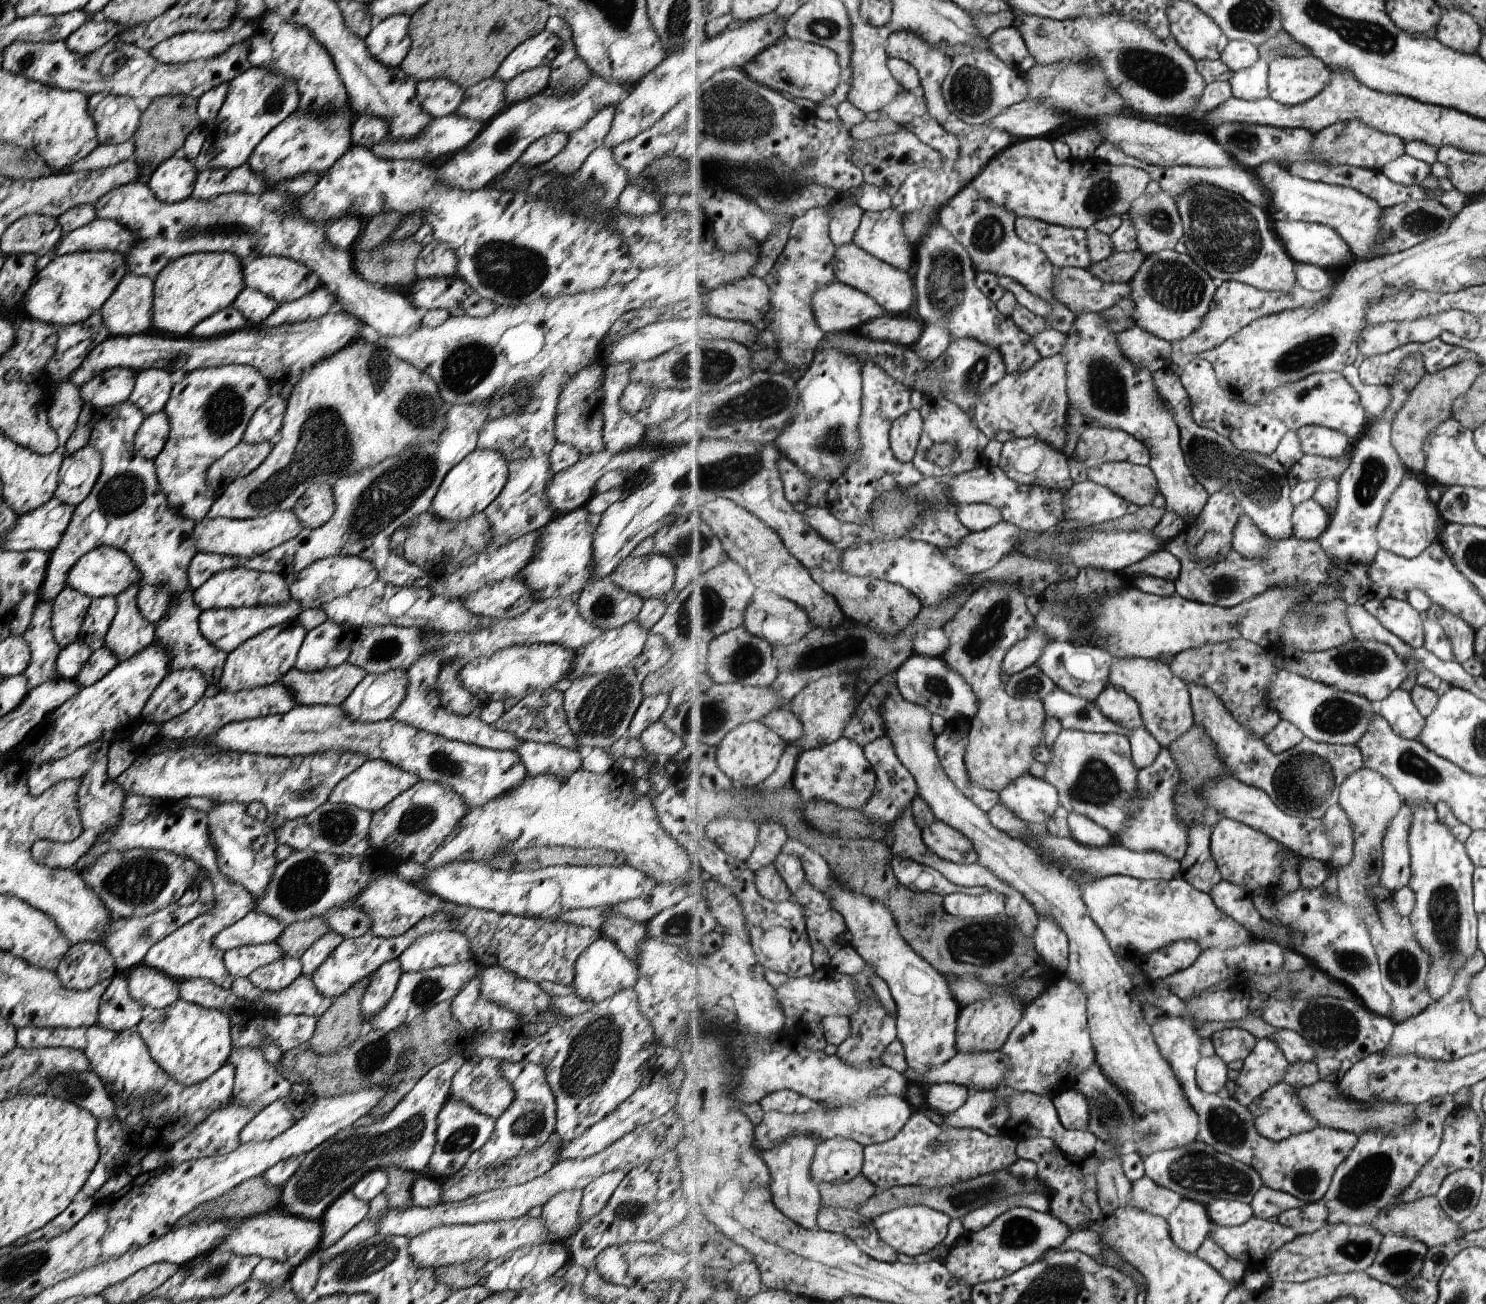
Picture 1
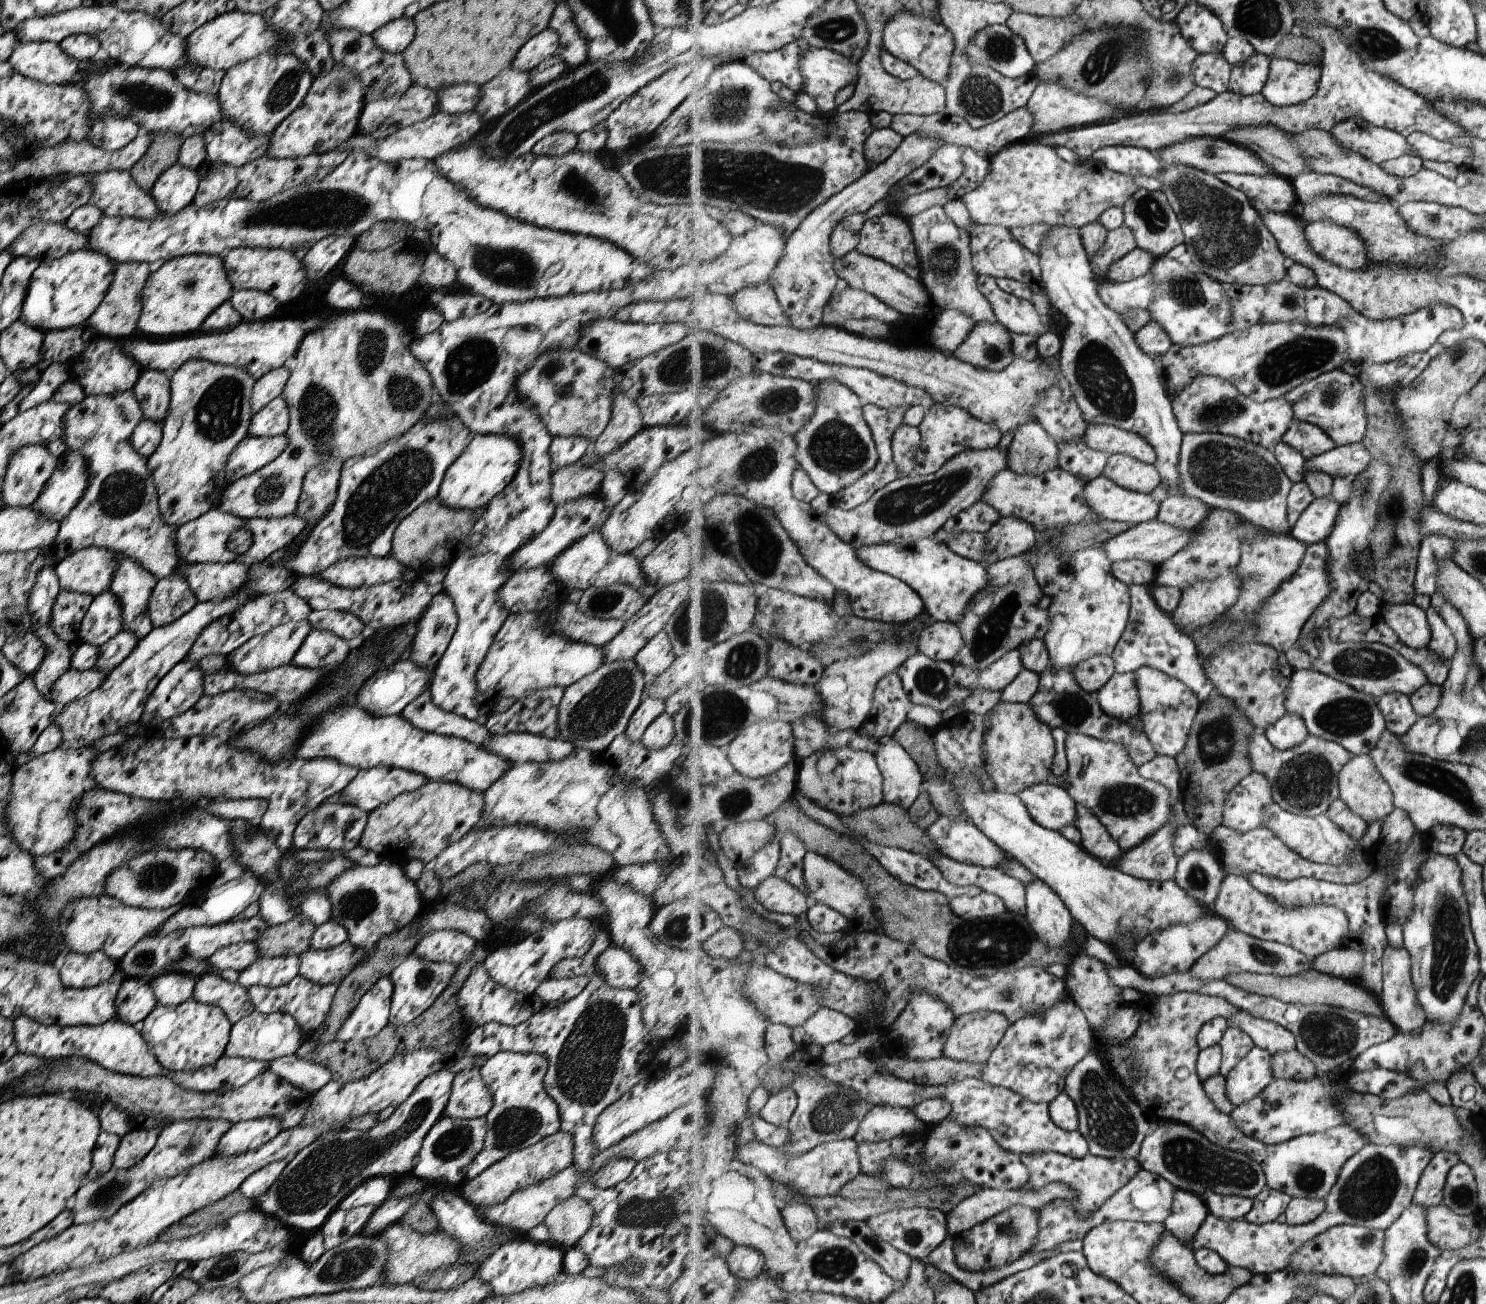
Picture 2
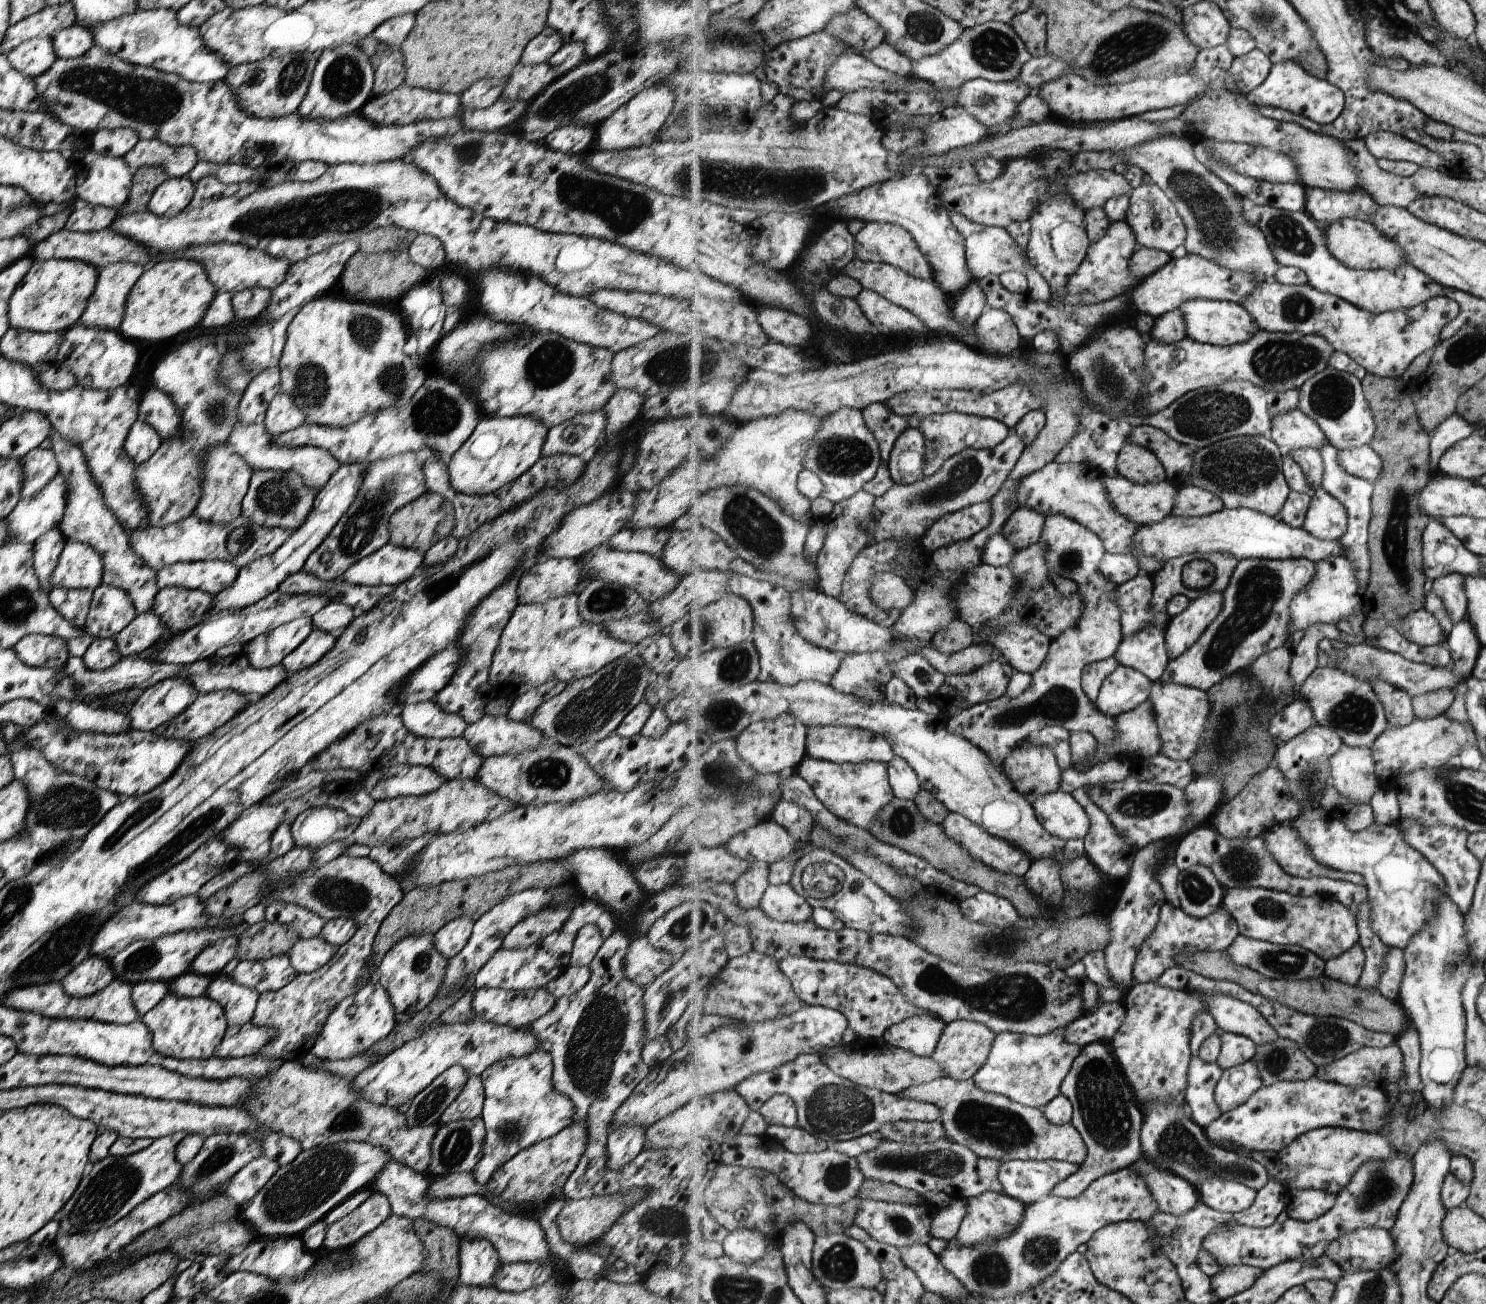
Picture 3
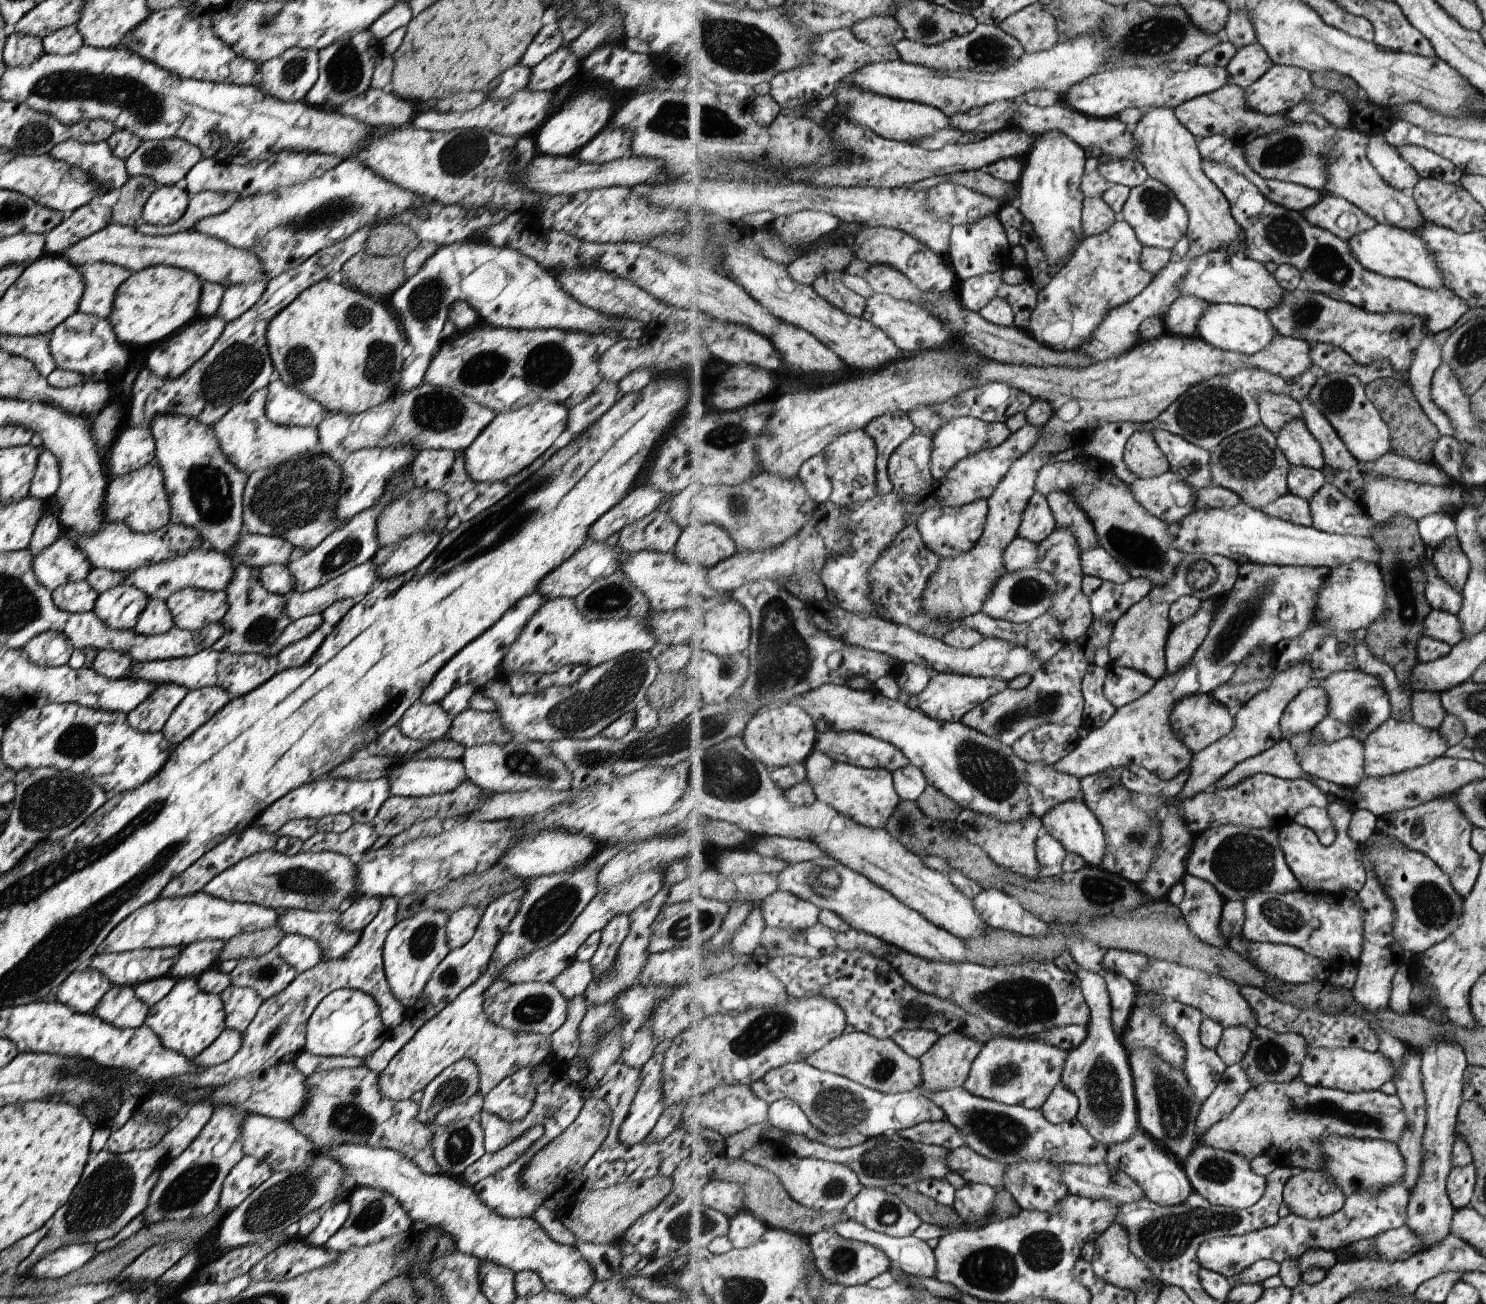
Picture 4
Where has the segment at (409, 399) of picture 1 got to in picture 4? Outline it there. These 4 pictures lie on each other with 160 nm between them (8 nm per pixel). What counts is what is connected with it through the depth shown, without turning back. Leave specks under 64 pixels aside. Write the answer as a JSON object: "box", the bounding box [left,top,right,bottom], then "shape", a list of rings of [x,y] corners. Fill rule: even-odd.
{"box":[242,279,406,551],"shape":[[[323,279],[311,285],[309,288],[306,288],[268,322],[265,338],[272,367],[274,368],[274,376],[276,378],[284,382],[287,386],[293,387],[295,390],[306,394],[310,399],[320,404],[328,414],[341,413],[343,415],[354,415],[362,413],[364,410],[377,406],[395,396],[394,389],[398,383],[402,362],[404,361],[400,355],[401,348],[406,344],[406,341],[401,337],[399,327],[400,325],[397,320],[394,319],[393,312],[386,308],[385,301],[380,300],[370,293],[345,286],[339,279]],[[309,453],[297,456],[299,459],[277,466],[277,464],[264,469],[253,471],[244,484],[242,494],[242,526],[244,532],[257,533],[267,536],[284,538],[292,548],[301,548],[308,551],[317,546],[330,532],[338,529],[344,522],[332,516],[336,498],[340,495],[340,465],[335,465],[331,457],[319,453],[309,456]]]}

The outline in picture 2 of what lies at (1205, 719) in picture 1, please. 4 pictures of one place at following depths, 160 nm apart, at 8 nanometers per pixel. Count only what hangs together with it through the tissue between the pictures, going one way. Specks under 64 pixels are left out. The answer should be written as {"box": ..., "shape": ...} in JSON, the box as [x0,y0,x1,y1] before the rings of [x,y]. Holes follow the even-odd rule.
{"box":[1112,585,1354,817],"shape":[[[1131,585],[1130,597],[1132,603],[1128,629],[1112,654],[1116,672],[1135,673],[1142,666],[1150,666],[1178,678],[1191,687],[1191,690],[1198,694],[1201,704],[1209,701],[1216,688],[1205,674],[1197,644],[1192,636],[1179,630],[1171,616],[1158,605],[1150,586]],[[1255,729],[1250,736],[1248,757],[1250,758],[1253,772],[1264,774],[1270,779],[1275,803],[1292,814],[1316,817],[1326,813],[1331,808],[1331,805],[1340,798],[1339,773],[1354,755],[1339,743],[1311,734],[1300,745],[1282,751],[1268,739],[1264,731]]]}

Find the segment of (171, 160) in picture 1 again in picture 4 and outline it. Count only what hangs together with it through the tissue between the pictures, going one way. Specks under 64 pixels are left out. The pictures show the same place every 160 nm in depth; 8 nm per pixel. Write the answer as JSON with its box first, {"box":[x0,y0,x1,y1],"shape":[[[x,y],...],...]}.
{"box":[141,185,189,226],"shape":[[[161,185],[145,201],[141,220],[155,226],[174,223],[185,212],[189,196],[183,187]]]}

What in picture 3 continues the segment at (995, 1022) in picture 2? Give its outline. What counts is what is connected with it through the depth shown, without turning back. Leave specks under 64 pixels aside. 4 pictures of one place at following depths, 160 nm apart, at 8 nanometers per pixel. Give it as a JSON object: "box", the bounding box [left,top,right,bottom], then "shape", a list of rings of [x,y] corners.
{"box":[933,1019,996,1080],"shape":[[[959,1019],[947,1023],[943,1030],[942,1038],[933,1054],[933,1059],[945,1070],[945,1077],[959,1080],[969,1080],[982,1070],[982,1067],[990,1058],[992,1047],[995,1043],[996,1034],[983,1022]]]}

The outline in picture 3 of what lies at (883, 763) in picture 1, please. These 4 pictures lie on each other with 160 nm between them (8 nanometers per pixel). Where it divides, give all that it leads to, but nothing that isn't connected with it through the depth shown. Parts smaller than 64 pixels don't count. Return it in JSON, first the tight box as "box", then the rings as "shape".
{"box":[887,755,922,801],"shape":[[[898,755],[896,759],[887,765],[890,775],[891,787],[899,799],[914,801],[922,790],[918,775],[911,764]]]}

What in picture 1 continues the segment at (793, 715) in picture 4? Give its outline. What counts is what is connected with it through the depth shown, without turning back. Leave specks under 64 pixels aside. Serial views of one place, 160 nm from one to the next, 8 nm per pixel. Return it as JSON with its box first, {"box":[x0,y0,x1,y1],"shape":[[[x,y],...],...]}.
{"box":[716,721,787,787],"shape":[[[749,721],[725,735],[725,738],[717,746],[716,761],[735,786],[757,787],[764,783],[778,768],[787,745],[786,740],[765,723]]]}

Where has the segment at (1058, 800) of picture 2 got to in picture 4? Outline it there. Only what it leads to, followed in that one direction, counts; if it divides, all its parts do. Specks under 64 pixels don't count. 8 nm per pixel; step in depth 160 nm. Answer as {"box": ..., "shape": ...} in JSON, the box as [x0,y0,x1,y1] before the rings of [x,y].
{"box":[1041,800,1106,866],"shape":[[[1070,800],[1057,803],[1045,816],[1041,818],[1044,824],[1044,832],[1051,833],[1057,840],[1060,840],[1067,850],[1073,852],[1085,860],[1086,864],[1103,866],[1106,848],[1106,832],[1098,816],[1091,810],[1084,800]]]}

